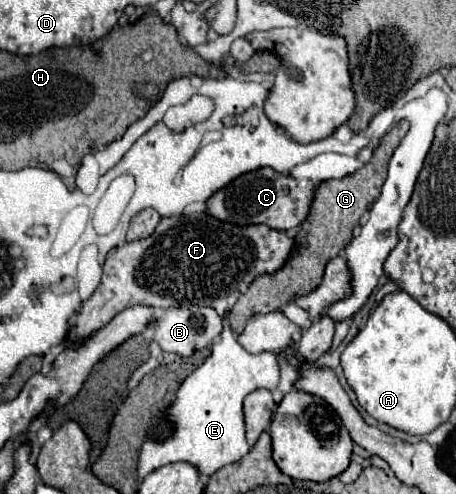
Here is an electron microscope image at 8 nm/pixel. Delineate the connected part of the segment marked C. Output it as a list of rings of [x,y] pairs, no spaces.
[[[261,167],[257,171],[237,177],[229,185],[225,185],[217,193],[213,193],[207,199],[207,215],[215,217],[219,221],[225,221],[225,223],[235,223],[239,227],[267,225],[271,229],[287,233],[305,221],[311,199],[313,199],[313,189],[315,189],[315,185],[309,179],[297,181],[289,175],[277,173],[271,167]]]

